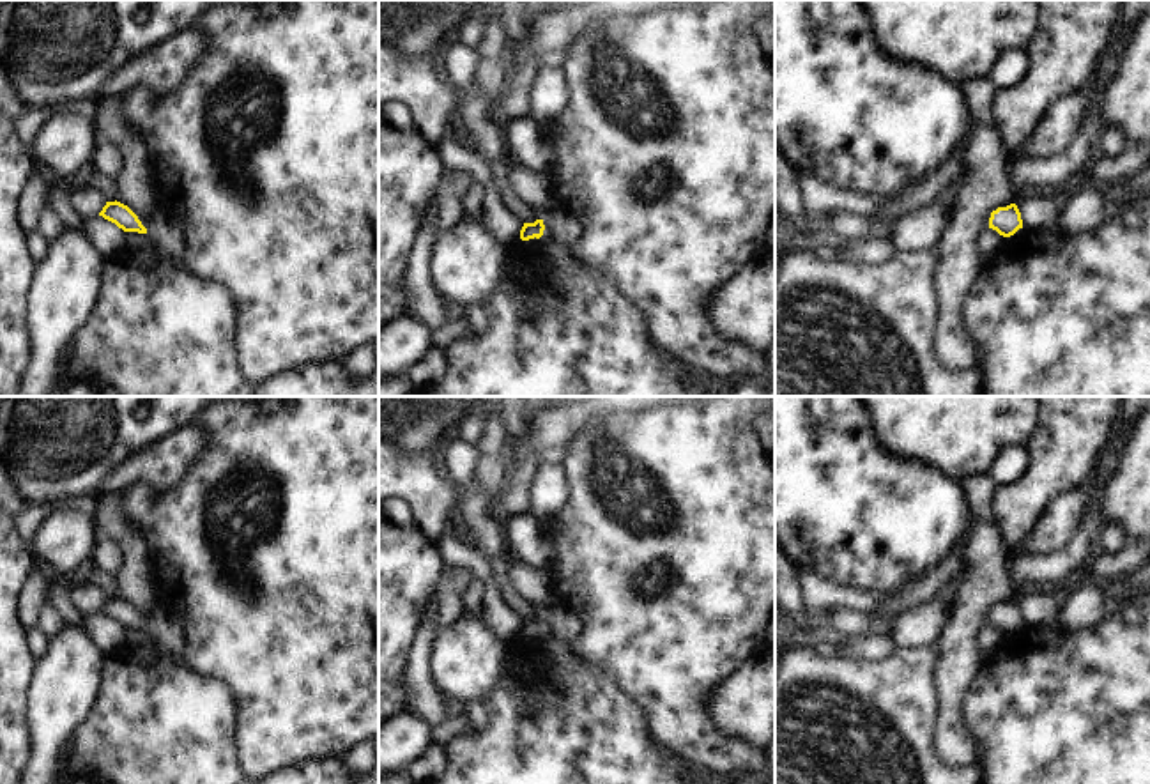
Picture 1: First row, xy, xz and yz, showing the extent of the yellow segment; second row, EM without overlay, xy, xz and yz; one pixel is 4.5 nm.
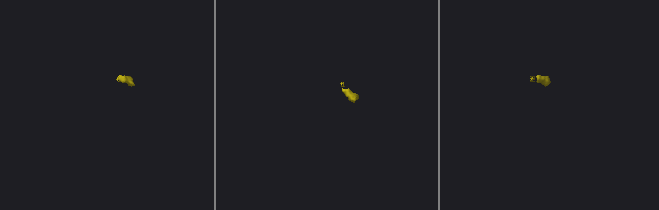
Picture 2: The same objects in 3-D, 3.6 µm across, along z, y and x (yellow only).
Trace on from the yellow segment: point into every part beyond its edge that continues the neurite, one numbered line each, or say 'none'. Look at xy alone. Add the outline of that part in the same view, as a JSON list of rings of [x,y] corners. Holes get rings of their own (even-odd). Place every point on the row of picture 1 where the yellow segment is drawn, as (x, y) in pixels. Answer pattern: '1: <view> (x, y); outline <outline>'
none

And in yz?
none

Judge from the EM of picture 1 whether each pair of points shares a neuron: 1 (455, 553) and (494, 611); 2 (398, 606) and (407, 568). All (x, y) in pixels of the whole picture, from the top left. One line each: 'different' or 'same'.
1: same
2: same

